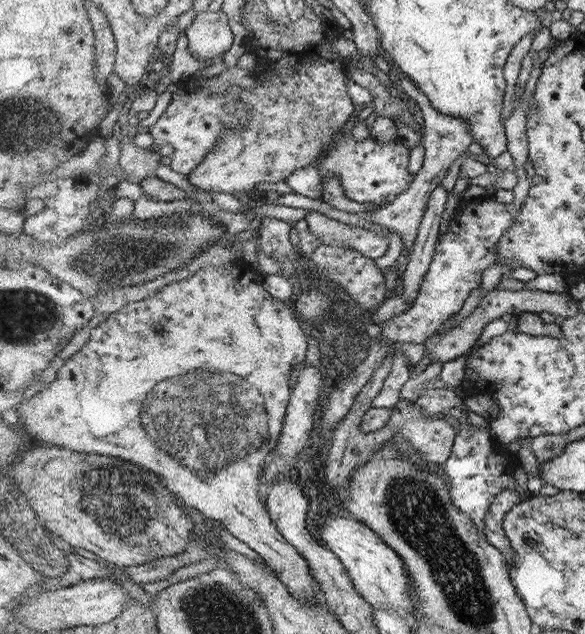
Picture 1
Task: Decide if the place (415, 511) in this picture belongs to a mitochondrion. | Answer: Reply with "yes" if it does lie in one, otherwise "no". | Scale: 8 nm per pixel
yes

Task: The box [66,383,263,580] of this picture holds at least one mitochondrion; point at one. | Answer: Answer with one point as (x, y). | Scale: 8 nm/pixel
(115, 491)

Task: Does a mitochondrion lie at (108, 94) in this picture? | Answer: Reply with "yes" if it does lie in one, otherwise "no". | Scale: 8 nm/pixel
no

